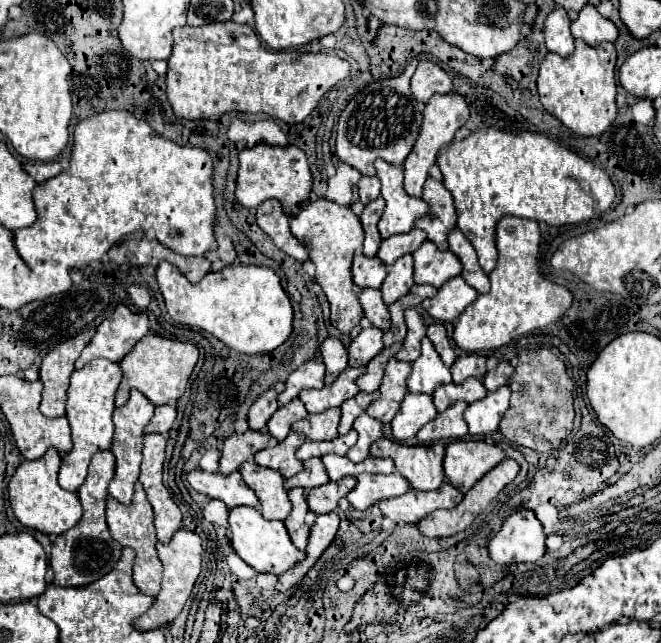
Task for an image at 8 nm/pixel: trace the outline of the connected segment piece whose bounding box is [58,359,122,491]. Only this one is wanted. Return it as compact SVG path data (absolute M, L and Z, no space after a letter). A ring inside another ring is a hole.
M104 359L90 361L84 369L74 371L68 385L68 401L66 401L66 419L72 429L72 449L62 455L62 465L58 473L58 483L66 491L76 491L88 473L88 463L96 451L110 449L114 425L112 425L112 409L114 409L114 393L122 381L122 371L118 363L110 363Z

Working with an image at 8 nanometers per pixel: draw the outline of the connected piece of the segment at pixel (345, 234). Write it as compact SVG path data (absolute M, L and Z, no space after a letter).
M316 199L302 205L300 213L292 217L290 231L310 253L310 261L316 267L314 281L322 287L330 303L330 323L336 329L340 329L344 335L348 335L350 329L358 325L360 319L364 317L350 271L354 249L360 249L364 241L364 229L360 225L360 219L352 213L350 207L342 207L328 199Z

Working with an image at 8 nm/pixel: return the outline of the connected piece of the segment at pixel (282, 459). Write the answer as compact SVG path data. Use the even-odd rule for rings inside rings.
M292 431L284 441L280 441L276 447L268 447L268 449L262 449L260 453L254 455L254 461L260 465L260 467L268 467L268 469L276 469L280 471L286 479L296 475L298 471L302 471L302 461L296 459L296 449L304 443L306 439Z

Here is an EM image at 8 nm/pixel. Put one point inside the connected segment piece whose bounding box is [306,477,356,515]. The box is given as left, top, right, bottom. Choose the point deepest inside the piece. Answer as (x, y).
(323, 499)

